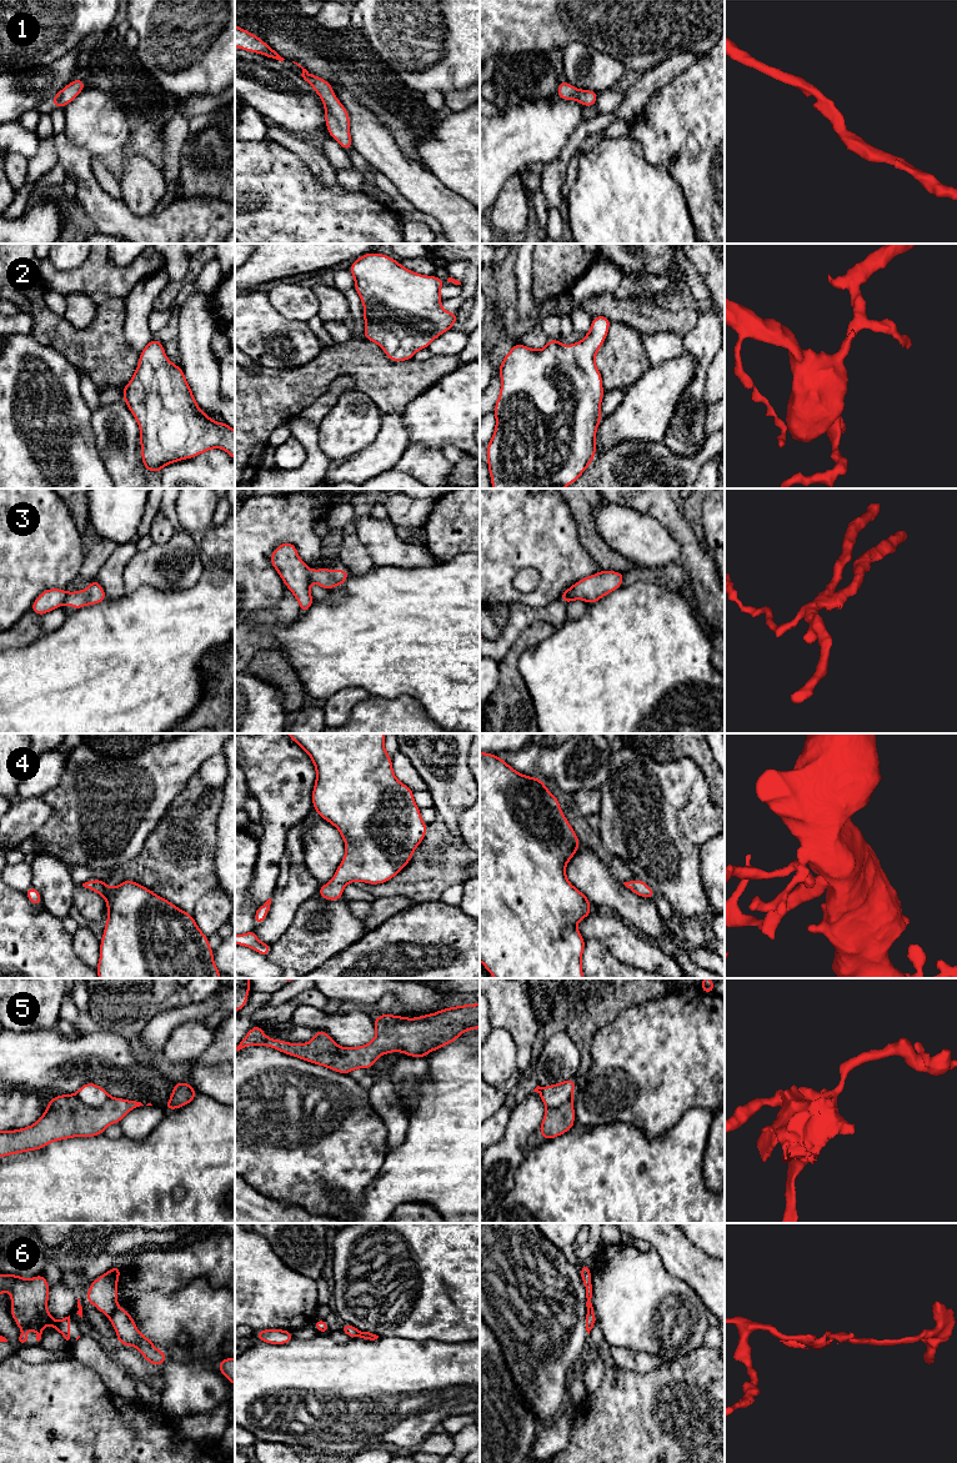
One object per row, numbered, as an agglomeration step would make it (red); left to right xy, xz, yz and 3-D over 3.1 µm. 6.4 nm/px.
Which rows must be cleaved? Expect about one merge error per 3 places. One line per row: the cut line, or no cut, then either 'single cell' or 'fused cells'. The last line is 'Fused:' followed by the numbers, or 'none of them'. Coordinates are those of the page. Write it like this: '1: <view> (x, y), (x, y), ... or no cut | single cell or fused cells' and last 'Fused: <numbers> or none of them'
1: no cut | single cell
2: no cut | single cell
3: xy (68, 592), (63, 604) | fused cells
4: no cut | single cell
5: xy (76, 1093), (85, 1103), (91, 1106), (100, 1106), (109, 1097) | fused cells
6: xy (119, 1307), (109, 1317) | fused cells
Fused: 3, 5, 6

